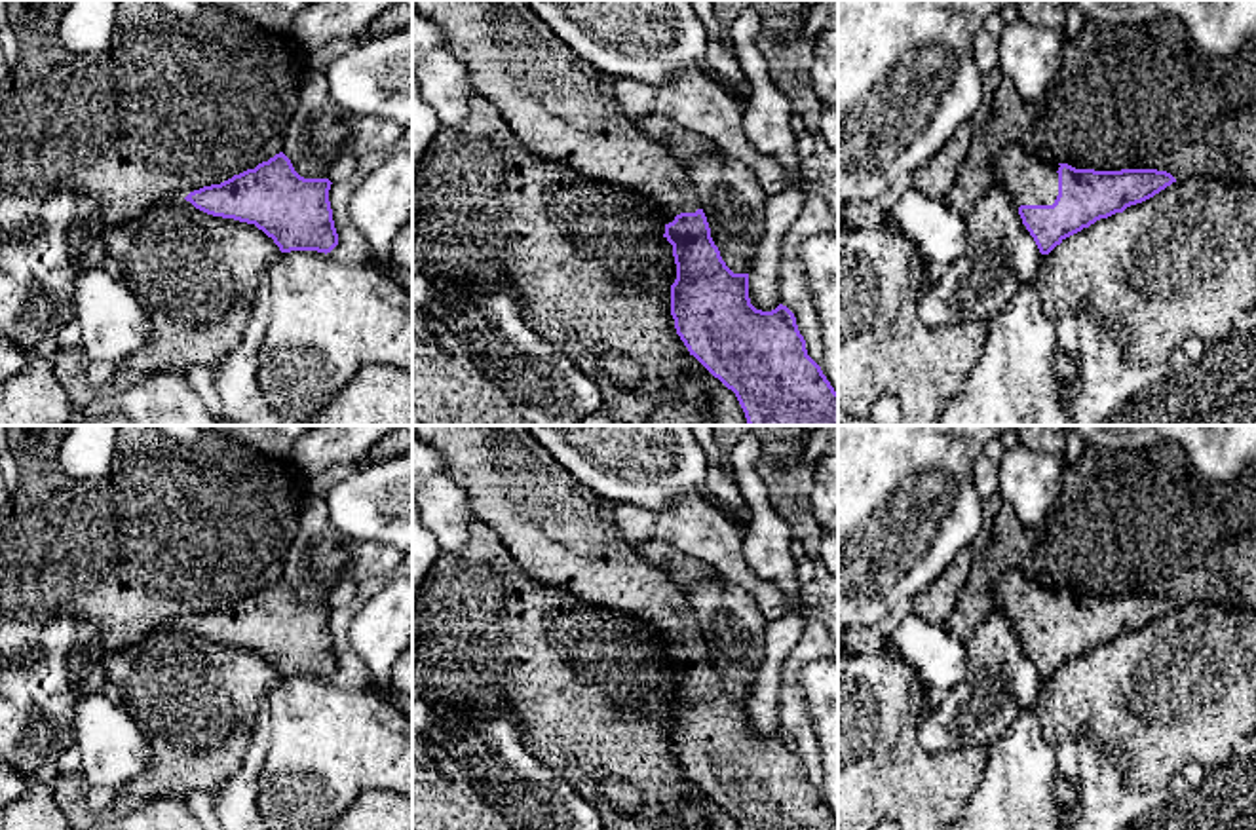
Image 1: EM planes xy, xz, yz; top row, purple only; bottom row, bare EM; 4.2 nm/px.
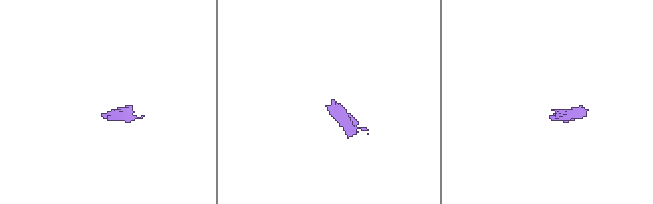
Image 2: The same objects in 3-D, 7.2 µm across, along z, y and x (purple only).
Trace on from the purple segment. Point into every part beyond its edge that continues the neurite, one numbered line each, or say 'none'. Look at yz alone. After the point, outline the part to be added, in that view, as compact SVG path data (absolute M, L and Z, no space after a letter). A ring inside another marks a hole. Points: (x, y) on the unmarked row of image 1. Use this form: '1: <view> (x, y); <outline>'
1: yz (1028, 606); M1018 570L994 577L994 606L1020 631L1053 631L1058 621L1058 589L1047 589Z

